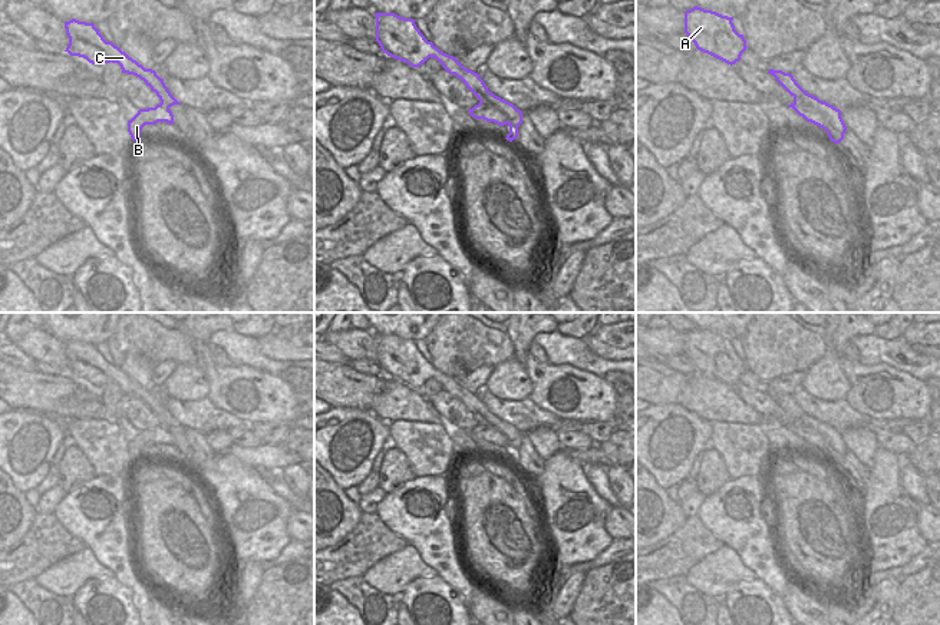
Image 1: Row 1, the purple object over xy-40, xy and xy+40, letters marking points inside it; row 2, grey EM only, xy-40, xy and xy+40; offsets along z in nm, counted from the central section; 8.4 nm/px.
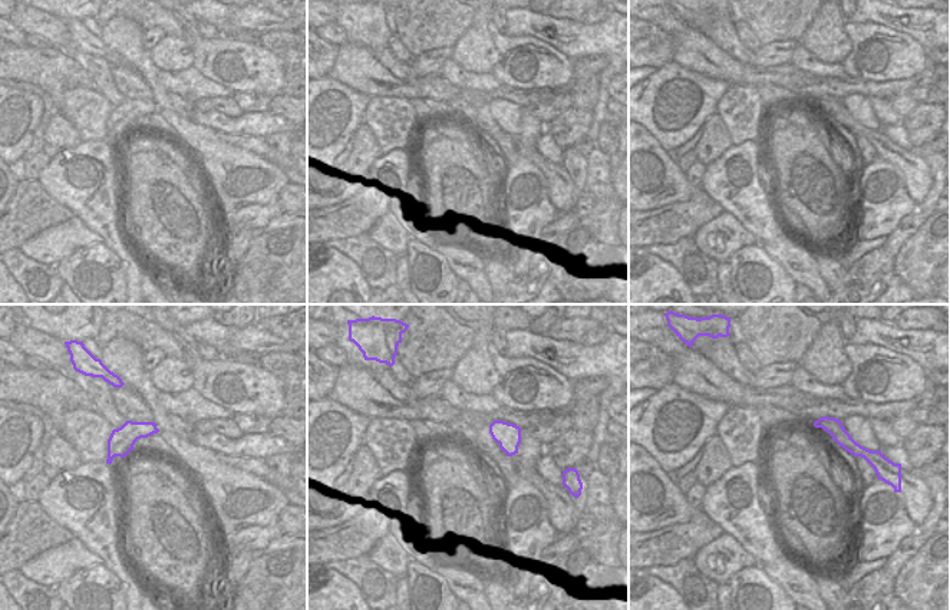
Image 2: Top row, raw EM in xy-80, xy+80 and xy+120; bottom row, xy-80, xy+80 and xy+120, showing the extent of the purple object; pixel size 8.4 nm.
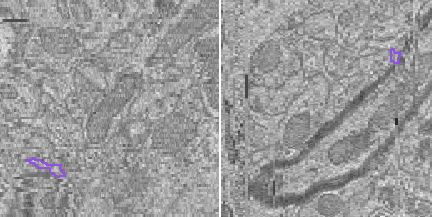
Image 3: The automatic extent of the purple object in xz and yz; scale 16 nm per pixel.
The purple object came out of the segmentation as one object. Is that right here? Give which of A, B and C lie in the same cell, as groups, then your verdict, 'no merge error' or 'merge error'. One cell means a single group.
A C / B | merge error

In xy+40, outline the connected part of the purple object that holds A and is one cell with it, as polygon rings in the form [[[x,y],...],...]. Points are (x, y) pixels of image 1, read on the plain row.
[[[695,327],[685,333],[685,354],[697,371],[732,387],[748,368],[732,341],[733,338]]]

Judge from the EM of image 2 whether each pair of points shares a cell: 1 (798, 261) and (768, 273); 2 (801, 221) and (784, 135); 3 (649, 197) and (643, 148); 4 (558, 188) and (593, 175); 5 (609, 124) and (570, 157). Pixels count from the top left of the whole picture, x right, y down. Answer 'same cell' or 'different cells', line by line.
1: different cells
2: same cell
3: same cell
4: different cells
5: different cells

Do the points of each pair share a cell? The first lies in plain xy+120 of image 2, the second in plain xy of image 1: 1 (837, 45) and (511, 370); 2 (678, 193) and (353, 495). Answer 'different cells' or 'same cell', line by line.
1: same cell
2: different cells

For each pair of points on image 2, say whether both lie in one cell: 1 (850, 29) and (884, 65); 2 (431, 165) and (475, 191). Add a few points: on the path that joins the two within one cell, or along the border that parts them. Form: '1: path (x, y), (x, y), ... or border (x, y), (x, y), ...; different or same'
1: path (857, 40), (858, 50), (870, 50), (873, 53); same
2: border (442, 161), (447, 170); different

